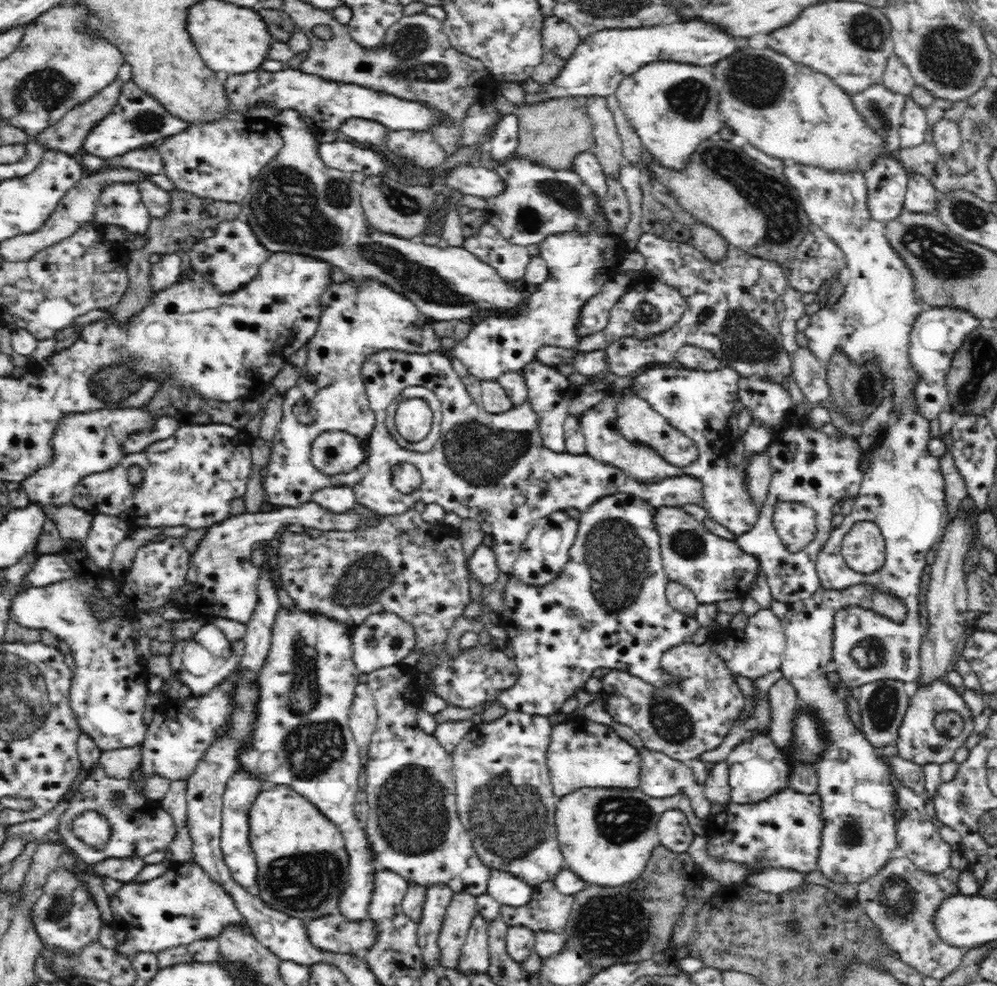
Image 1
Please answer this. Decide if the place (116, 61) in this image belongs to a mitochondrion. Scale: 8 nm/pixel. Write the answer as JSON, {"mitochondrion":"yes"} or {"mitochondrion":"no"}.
{"mitochondrion":"no"}

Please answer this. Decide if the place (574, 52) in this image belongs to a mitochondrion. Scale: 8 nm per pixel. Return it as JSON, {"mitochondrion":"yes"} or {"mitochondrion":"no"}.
{"mitochondrion":"no"}

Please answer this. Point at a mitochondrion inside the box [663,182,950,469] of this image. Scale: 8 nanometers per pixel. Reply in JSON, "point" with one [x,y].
{"point":[743,339]}

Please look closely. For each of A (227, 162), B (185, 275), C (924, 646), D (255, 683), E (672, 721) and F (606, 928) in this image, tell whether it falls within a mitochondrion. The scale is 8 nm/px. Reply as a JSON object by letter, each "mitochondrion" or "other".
{"A":"other","B":"other","C":"other","D":"other","E":"mitochondrion","F":"mitochondrion"}

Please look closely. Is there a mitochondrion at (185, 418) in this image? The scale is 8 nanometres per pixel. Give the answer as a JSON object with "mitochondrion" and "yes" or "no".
{"mitochondrion":"no"}

